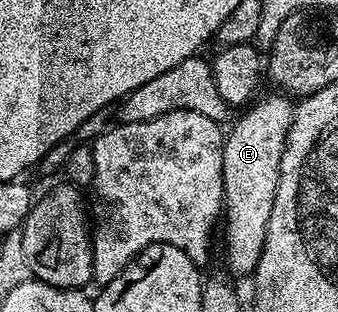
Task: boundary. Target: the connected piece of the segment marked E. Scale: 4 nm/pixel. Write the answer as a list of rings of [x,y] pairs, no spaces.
[[[275,94],[276,96],[268,96],[265,100],[257,99],[251,106],[245,107],[244,112],[236,121],[231,121],[232,129],[227,129],[224,137],[224,149],[222,150],[222,182],[224,183],[224,211],[222,213],[222,232],[224,228],[224,256],[228,259],[228,268],[236,276],[251,277],[256,271],[258,262],[262,258],[262,250],[266,242],[266,234],[268,233],[268,223],[270,222],[270,210],[274,210],[274,198],[278,194],[278,182],[280,181],[280,167],[282,166],[282,154],[284,148],[288,145],[288,131],[292,129],[292,113],[294,104],[287,95]]]

